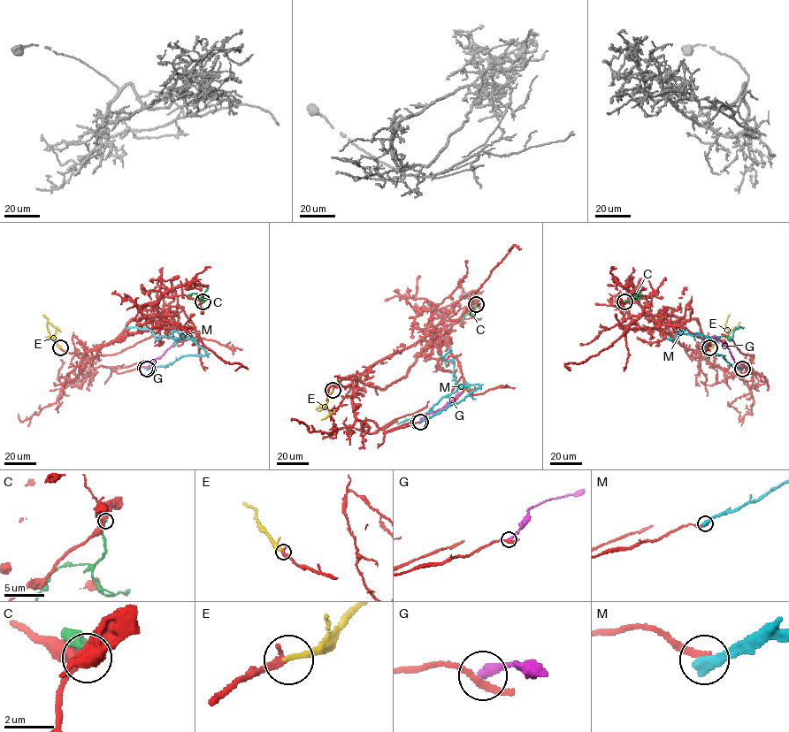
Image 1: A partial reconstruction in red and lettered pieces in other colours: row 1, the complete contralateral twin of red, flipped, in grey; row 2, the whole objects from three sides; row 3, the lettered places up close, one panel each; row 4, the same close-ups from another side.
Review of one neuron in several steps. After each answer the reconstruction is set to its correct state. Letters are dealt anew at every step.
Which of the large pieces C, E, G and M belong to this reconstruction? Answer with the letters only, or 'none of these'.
E

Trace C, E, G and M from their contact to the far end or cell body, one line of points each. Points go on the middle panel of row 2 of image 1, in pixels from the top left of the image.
C: (475, 304), (475, 311), (466, 313), (460, 322)
E: (333, 390), (326, 403), (316, 409)
G: (418, 423), (425, 415), (449, 402), (460, 392)
M: (420, 422), (458, 403), (479, 385), (471, 385), (443, 396), (428, 412), (397, 423)

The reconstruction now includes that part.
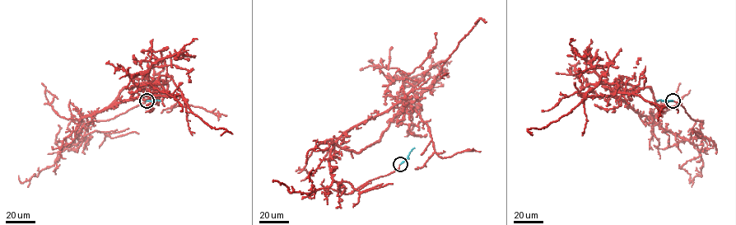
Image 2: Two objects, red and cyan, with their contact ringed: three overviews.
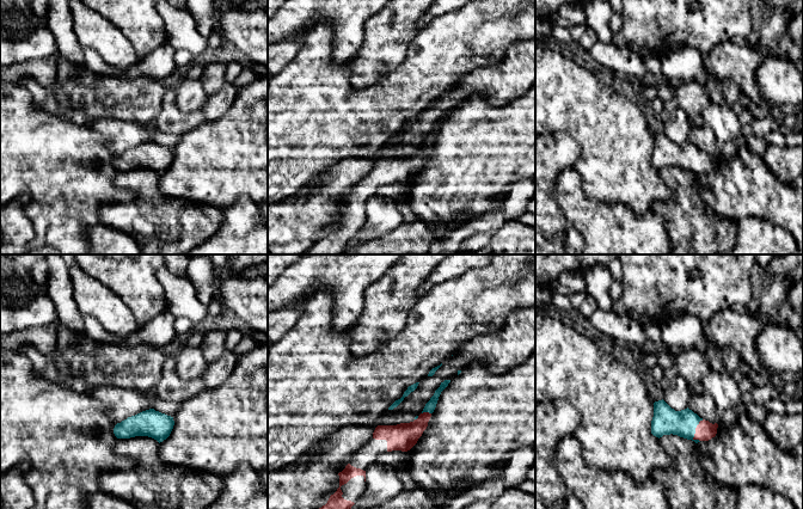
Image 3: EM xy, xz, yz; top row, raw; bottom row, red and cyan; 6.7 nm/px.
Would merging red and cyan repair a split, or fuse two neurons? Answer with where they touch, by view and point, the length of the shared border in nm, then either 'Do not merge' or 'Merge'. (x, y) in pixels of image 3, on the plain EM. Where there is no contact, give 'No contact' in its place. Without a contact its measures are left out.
Touches red at yz (696, 161). Shared border 160 nm. Merge

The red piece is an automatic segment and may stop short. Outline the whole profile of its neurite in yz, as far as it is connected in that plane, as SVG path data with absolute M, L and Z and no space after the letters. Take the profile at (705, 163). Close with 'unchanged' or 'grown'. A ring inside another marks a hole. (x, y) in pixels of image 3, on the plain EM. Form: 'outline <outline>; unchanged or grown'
outline M663 131L654 135L651 166L658 171L673 166L698 176L715 170L717 160L717 155L700 151L688 140L675 143Z; grown

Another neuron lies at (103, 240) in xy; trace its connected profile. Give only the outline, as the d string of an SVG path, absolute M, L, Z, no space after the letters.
M99 223L91 228L87 254L141 254L133 237L121 229Z

